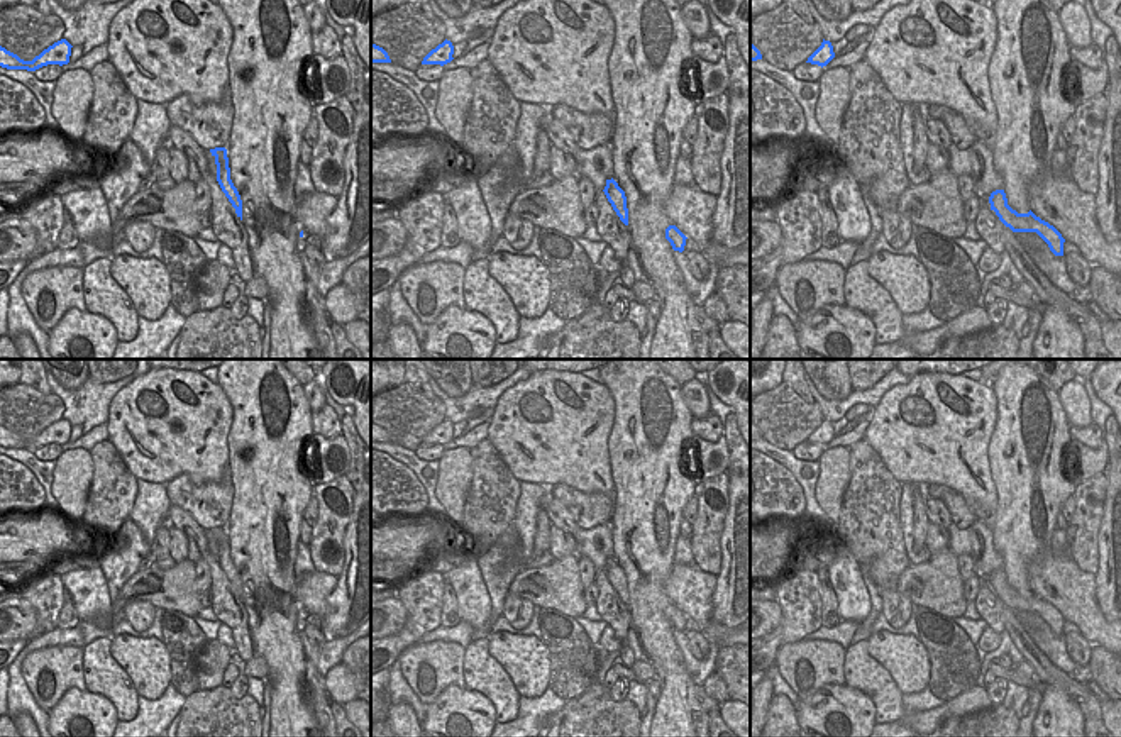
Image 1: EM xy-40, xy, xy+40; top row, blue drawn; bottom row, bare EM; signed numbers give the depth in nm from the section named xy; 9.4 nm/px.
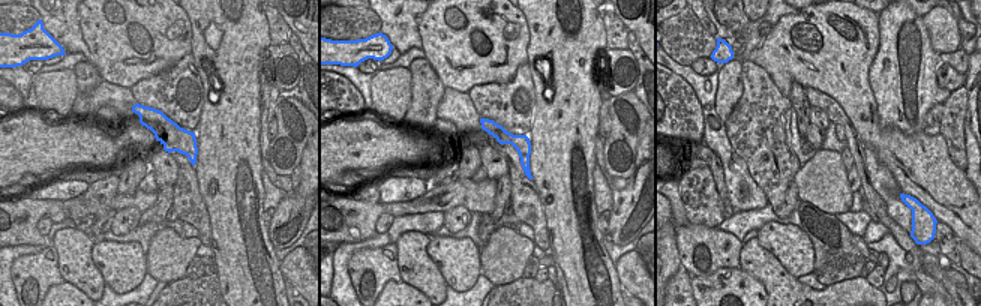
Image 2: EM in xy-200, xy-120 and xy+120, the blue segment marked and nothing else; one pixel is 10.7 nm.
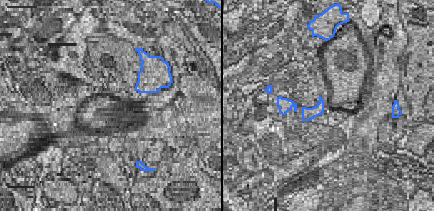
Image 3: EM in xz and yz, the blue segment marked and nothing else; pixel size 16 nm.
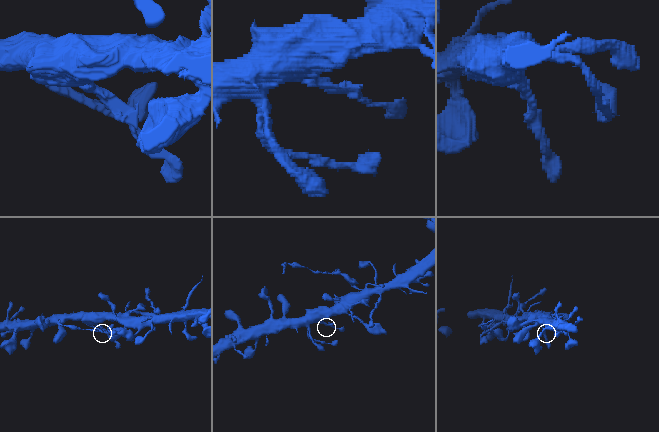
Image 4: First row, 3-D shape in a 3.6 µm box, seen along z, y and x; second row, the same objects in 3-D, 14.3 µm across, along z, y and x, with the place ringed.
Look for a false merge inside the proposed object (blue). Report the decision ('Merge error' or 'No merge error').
No merge error.

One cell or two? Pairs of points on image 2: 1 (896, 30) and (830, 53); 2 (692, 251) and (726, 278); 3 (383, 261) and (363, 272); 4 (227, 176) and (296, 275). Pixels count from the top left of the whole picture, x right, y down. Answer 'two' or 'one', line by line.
1: two
2: two
3: one
4: two

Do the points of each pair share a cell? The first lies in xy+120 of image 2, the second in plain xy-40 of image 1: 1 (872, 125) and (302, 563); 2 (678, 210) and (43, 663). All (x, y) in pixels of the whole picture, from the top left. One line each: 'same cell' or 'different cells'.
1: different cells
2: same cell

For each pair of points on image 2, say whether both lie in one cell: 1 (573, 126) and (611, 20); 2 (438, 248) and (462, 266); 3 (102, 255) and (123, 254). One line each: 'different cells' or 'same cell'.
1: different cells
2: same cell
3: same cell

